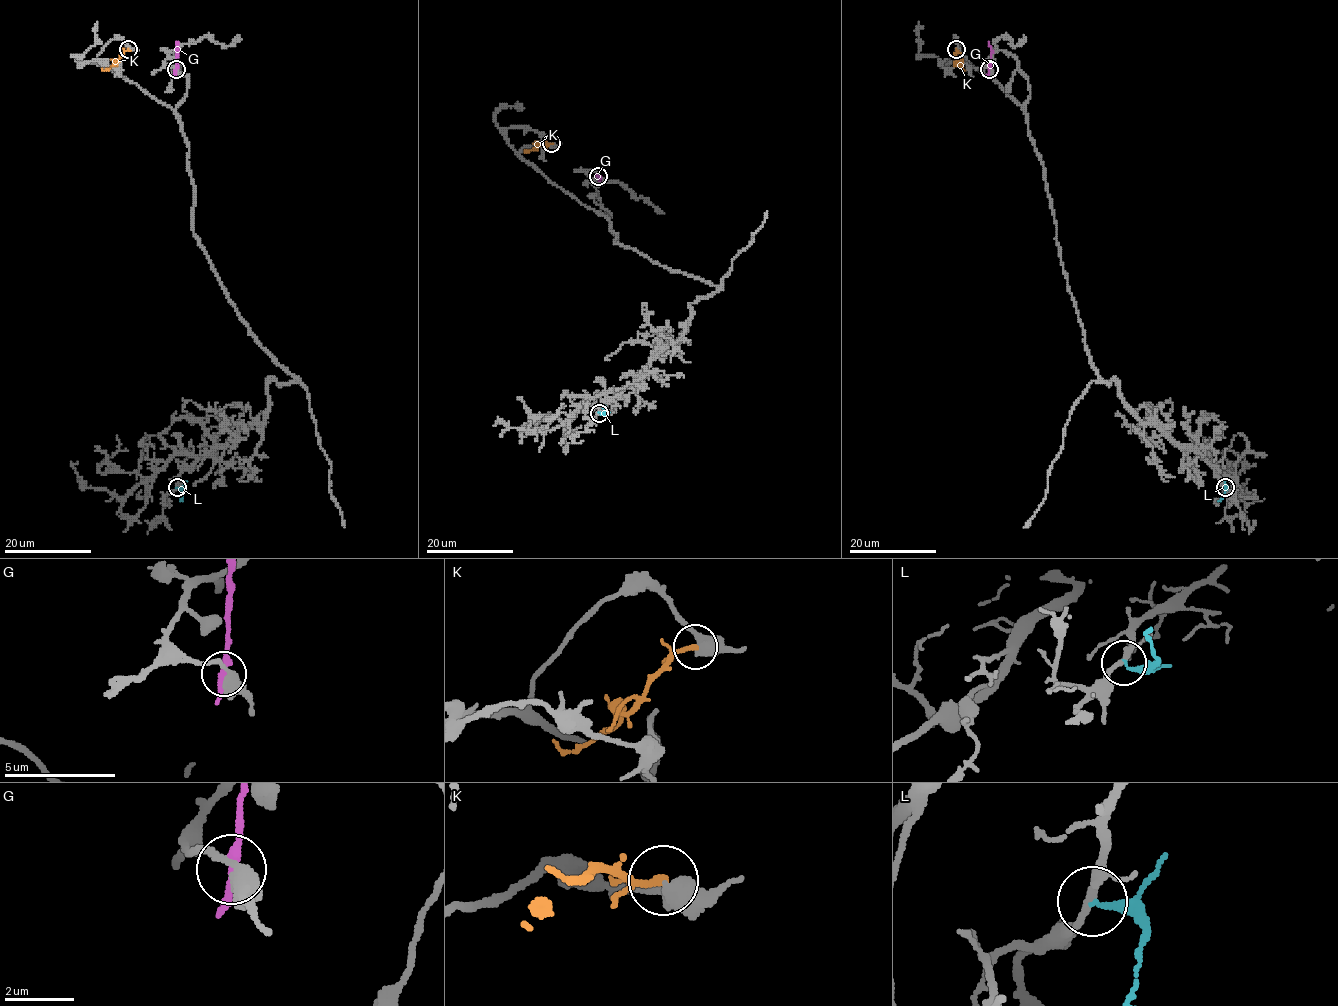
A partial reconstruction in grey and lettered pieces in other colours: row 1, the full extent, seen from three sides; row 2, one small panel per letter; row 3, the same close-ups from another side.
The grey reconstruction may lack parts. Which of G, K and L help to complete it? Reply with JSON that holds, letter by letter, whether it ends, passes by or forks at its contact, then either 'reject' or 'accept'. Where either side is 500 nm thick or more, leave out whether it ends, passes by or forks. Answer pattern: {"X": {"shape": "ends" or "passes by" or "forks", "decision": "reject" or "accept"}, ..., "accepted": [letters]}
{"G": {"shape": "passes by", "decision": "reject"}, "K": {"shape": "forks", "decision": "reject"}, "L": {"shape": "ends", "decision": "reject"}, "accepted": []}

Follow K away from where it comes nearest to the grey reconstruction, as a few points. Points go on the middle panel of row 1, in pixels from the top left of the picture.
K: (551, 144), (540, 143), (534, 149), (523, 150)

